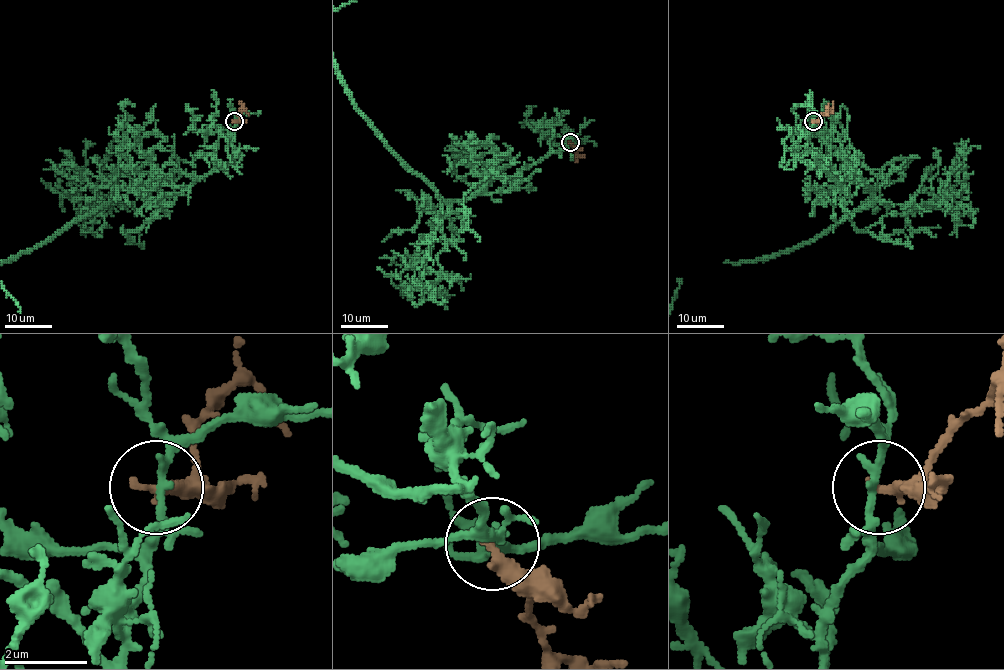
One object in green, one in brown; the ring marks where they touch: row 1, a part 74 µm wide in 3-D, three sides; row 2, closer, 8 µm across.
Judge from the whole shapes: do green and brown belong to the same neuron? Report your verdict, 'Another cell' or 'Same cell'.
Same cell

